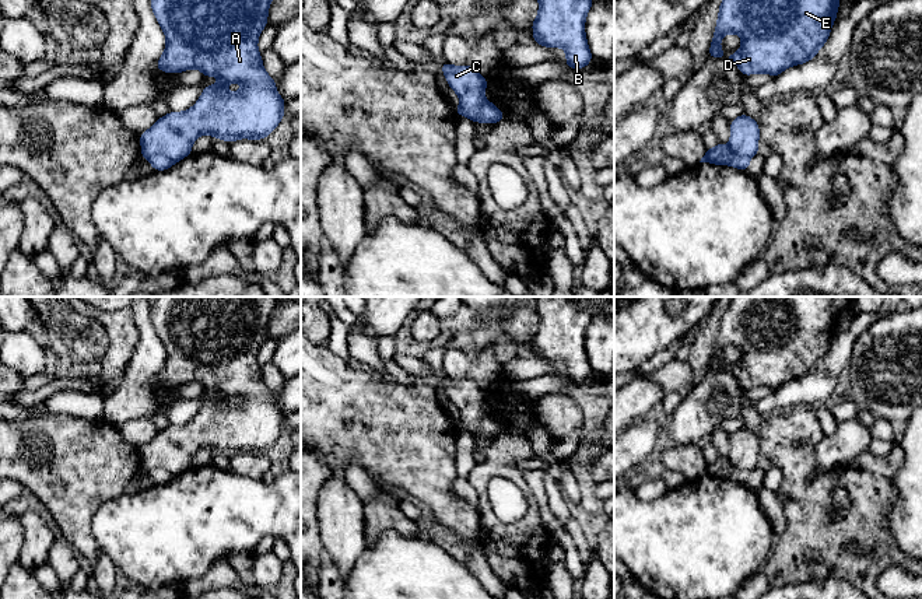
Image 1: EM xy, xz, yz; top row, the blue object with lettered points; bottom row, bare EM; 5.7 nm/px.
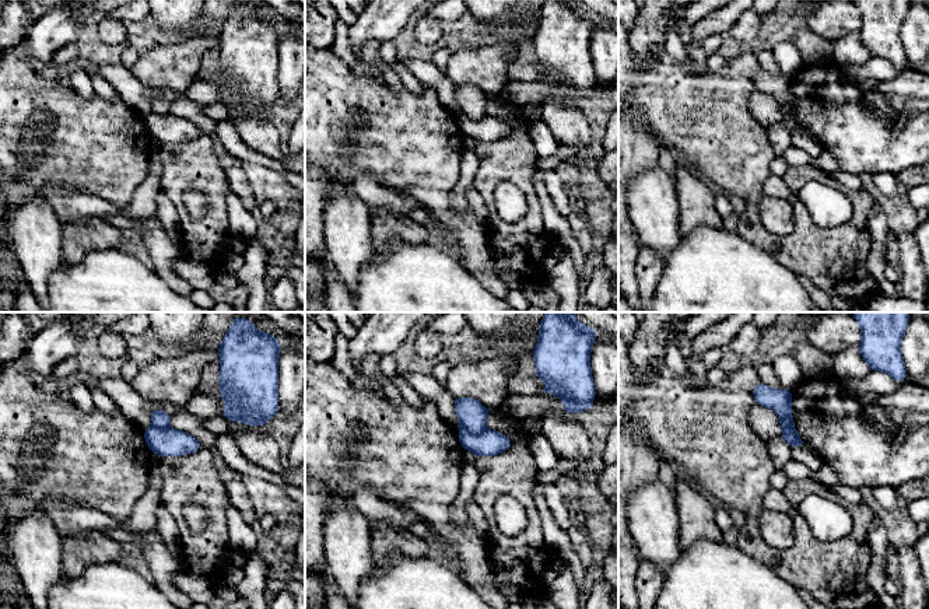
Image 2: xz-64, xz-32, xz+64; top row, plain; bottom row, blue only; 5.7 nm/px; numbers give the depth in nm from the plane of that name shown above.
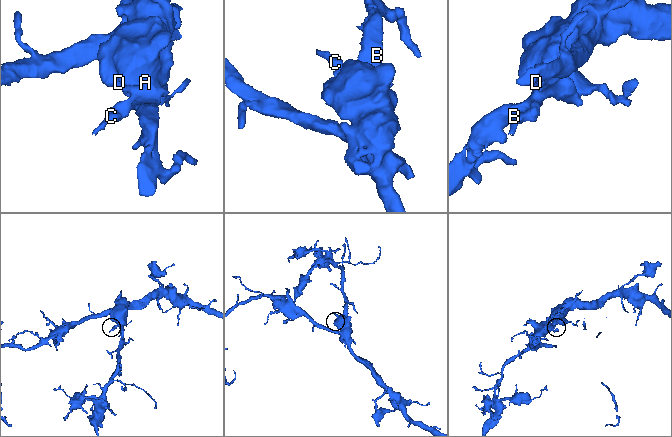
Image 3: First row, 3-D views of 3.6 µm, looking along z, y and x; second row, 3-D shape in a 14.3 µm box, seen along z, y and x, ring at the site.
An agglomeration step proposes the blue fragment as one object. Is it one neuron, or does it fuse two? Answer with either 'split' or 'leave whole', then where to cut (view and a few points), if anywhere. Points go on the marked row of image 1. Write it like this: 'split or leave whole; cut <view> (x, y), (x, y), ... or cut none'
split; cut xz (486, 100), (474, 115), (469, 115), (459, 105)

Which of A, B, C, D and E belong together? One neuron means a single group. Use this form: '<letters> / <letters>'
A B D E / C

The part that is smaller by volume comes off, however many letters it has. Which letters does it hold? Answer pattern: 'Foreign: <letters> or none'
Foreign: C

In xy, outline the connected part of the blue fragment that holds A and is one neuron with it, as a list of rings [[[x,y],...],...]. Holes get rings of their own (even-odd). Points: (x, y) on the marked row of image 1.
[[[151,0],[153,13],[166,36],[166,46],[157,63],[157,70],[182,73],[189,69],[199,69],[204,77],[217,76],[220,81],[215,85],[207,85],[190,109],[169,112],[141,133],[143,158],[162,154],[178,162],[192,154],[192,144],[201,134],[232,143],[238,139],[266,139],[277,127],[284,118],[285,102],[276,91],[276,81],[264,71],[262,55],[257,50],[259,35],[267,25],[270,3],[271,0]],[[231,83],[241,83],[242,90],[228,92],[225,87]]]

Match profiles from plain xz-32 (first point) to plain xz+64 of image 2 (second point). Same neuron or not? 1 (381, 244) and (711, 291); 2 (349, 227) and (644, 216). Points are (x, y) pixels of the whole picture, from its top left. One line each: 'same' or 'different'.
1: different
2: same

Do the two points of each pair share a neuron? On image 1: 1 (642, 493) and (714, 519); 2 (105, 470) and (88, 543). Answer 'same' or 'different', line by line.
1: different
2: same

